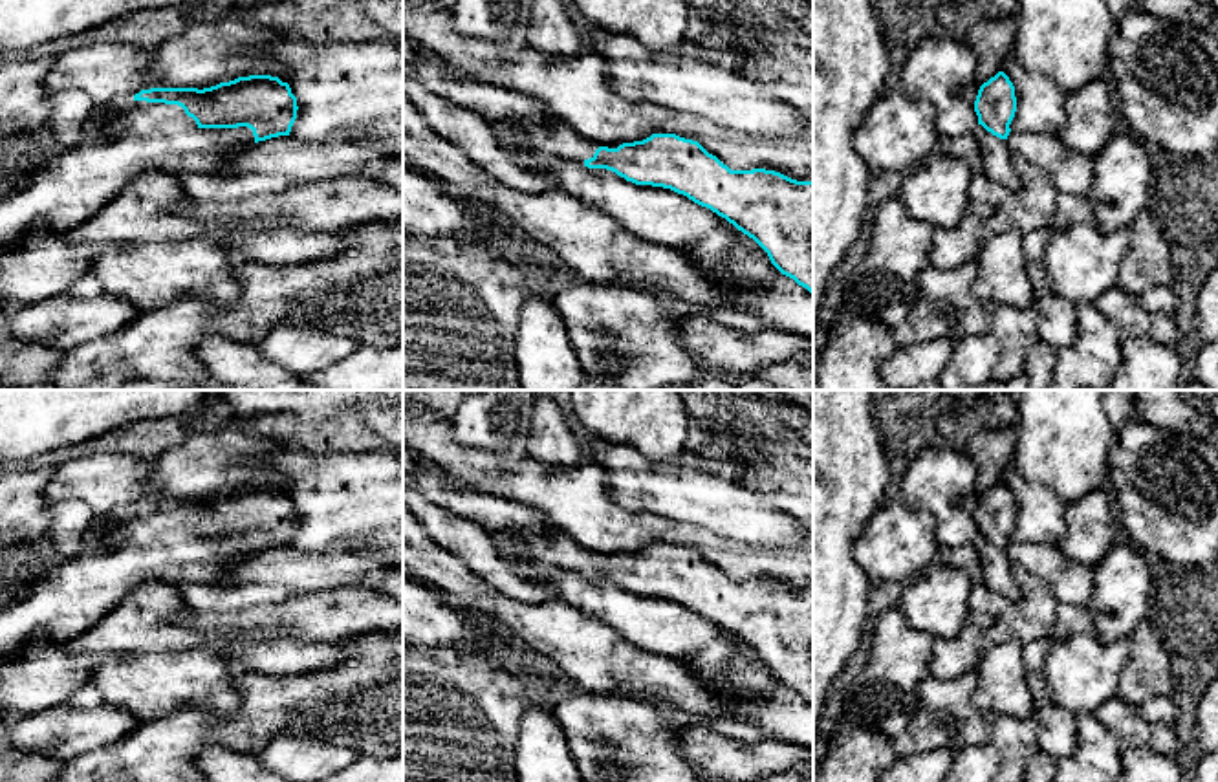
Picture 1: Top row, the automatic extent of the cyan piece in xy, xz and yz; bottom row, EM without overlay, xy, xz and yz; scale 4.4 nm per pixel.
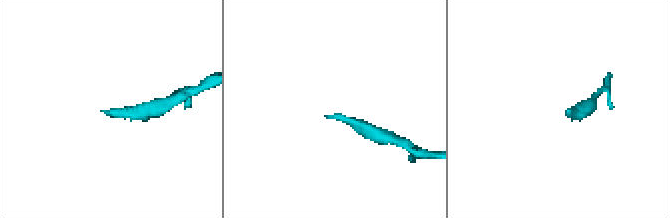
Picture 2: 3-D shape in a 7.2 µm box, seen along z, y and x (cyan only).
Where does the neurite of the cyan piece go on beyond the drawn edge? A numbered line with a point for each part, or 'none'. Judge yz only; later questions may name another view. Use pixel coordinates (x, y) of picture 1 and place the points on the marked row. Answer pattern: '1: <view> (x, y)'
1: yz (995, 162)

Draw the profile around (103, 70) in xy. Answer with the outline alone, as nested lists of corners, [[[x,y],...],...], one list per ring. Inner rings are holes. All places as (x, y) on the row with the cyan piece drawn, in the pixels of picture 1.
[[[93,42],[55,57],[46,77],[49,92],[81,90],[97,106],[145,86],[152,71],[152,51],[121,42]]]

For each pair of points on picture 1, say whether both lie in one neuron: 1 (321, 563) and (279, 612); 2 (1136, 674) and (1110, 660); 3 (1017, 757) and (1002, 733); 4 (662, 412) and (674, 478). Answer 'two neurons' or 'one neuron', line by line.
1: two neurons
2: two neurons
3: one neuron
4: two neurons

